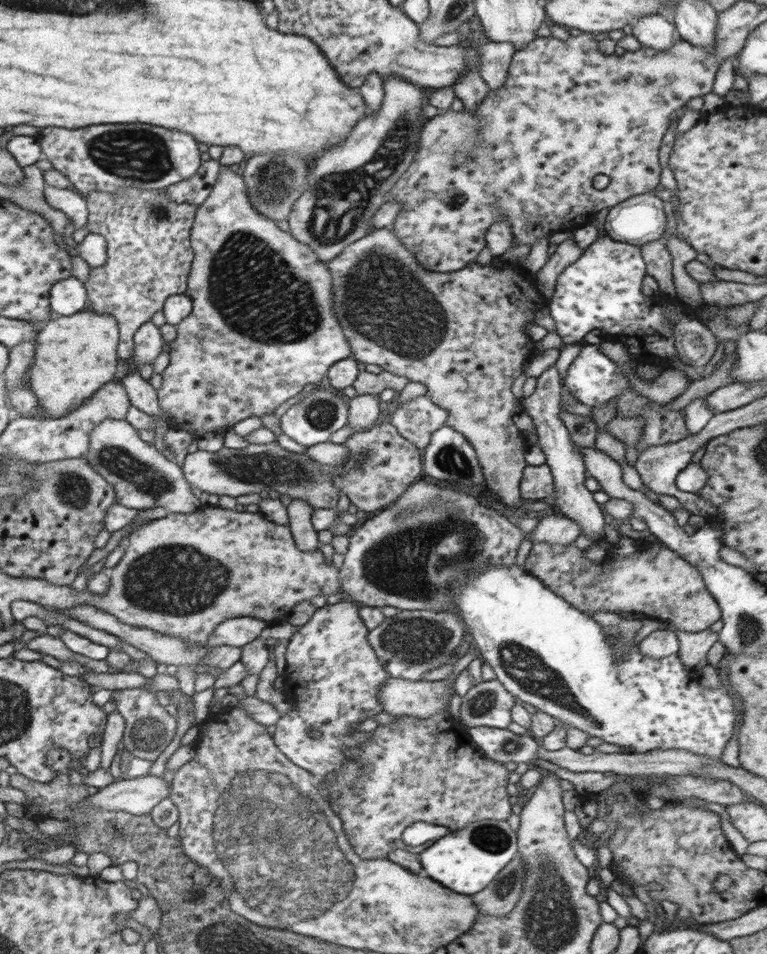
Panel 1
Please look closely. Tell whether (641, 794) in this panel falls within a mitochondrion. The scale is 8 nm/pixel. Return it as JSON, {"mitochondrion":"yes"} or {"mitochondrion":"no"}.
{"mitochondrion":"no"}

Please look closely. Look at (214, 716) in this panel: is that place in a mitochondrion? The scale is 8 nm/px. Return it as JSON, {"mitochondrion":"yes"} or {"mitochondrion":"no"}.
{"mitochondrion":"no"}

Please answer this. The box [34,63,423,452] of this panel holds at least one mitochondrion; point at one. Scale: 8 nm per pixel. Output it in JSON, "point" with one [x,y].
{"point":[249,285]}

